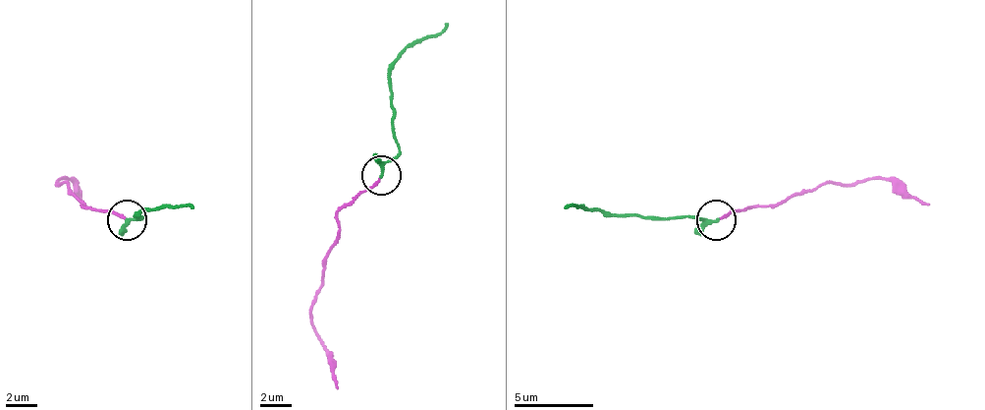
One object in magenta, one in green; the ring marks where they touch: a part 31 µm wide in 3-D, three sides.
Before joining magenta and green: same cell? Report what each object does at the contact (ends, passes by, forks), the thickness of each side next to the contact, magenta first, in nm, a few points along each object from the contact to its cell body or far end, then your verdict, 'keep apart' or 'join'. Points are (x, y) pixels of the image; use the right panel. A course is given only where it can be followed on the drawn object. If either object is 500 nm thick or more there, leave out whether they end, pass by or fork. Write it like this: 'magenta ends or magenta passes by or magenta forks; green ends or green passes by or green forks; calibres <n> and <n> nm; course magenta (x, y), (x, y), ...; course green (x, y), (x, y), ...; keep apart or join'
magenta ends; green passes by; calibres 170 and 200 nm; course magenta (719, 221), (755, 204), (783, 204), (830, 181), (857, 185), (881, 177), (928, 204); course green (715, 221), (605, 213), (585, 204), (566, 209); join

